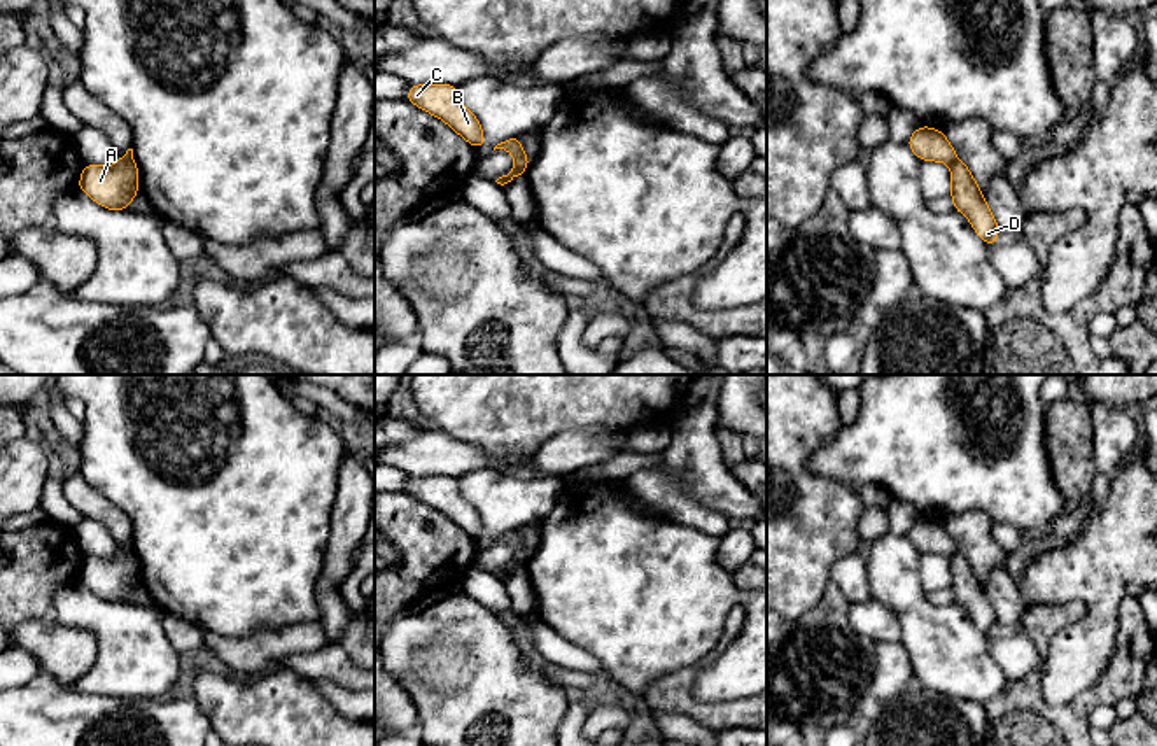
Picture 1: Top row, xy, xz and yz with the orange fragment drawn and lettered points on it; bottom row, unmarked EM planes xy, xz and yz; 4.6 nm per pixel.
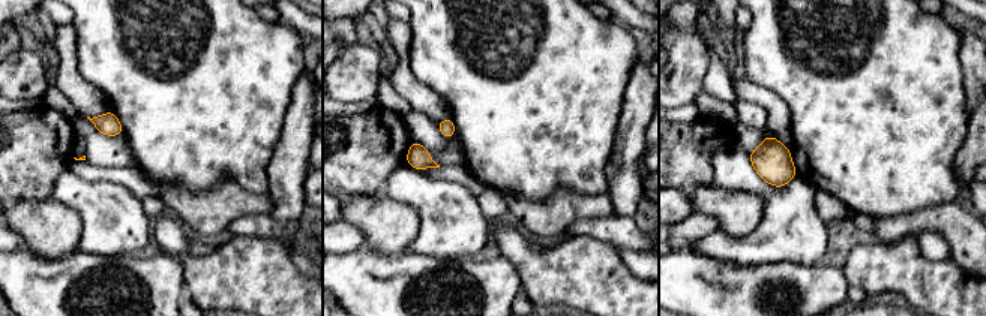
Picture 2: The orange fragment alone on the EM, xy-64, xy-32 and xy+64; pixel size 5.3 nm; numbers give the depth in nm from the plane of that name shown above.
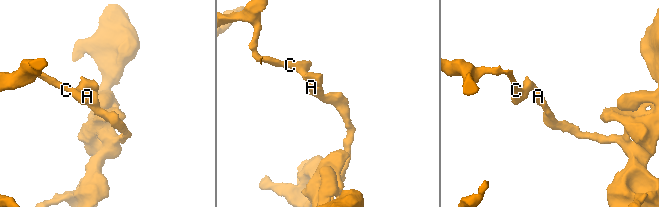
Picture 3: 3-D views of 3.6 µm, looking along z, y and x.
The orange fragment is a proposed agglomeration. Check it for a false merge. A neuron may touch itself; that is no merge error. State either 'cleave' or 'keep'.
cleave

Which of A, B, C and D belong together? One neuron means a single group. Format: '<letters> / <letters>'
A D / B C

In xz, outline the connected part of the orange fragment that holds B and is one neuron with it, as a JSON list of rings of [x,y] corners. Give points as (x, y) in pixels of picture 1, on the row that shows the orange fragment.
[[[420,84],[408,89],[408,102],[443,119],[464,140],[483,151],[483,130],[476,116],[473,116],[459,100],[453,84]]]

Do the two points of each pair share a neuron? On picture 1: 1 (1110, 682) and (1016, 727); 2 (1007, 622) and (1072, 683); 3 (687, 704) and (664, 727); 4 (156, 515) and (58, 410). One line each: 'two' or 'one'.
1: one
2: two
3: two
4: two

